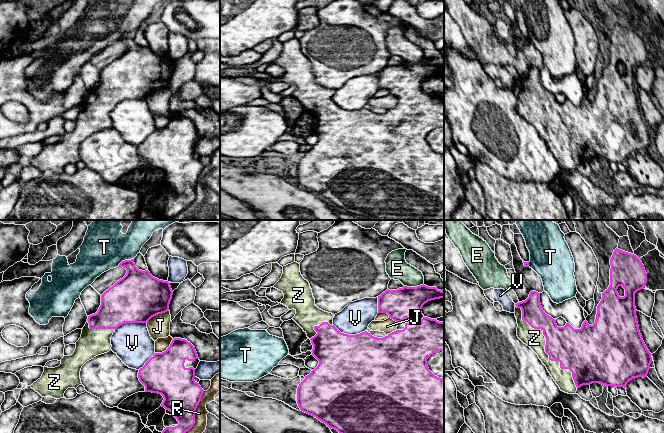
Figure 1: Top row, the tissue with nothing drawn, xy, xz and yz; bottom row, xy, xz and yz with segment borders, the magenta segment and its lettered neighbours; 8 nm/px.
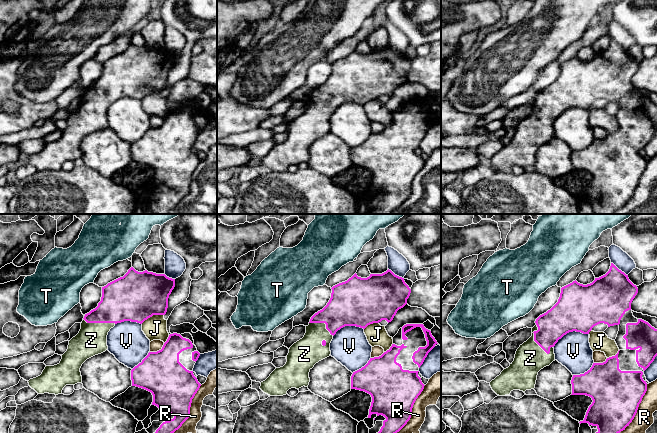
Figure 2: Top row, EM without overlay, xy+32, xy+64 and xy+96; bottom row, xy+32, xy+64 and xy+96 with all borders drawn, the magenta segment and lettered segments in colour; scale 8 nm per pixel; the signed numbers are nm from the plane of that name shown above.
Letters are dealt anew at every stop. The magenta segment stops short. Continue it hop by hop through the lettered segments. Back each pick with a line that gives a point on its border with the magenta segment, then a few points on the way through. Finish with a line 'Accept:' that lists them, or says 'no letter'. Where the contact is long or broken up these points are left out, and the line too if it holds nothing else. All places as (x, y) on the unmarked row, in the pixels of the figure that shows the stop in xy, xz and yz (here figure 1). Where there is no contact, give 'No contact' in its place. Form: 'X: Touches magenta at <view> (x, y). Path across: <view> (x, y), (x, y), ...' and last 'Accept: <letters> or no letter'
Z: Touches magenta at yz (545, 124)
Accept: Z

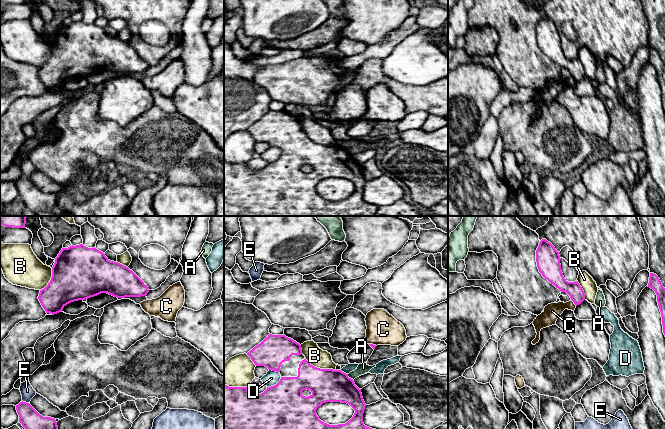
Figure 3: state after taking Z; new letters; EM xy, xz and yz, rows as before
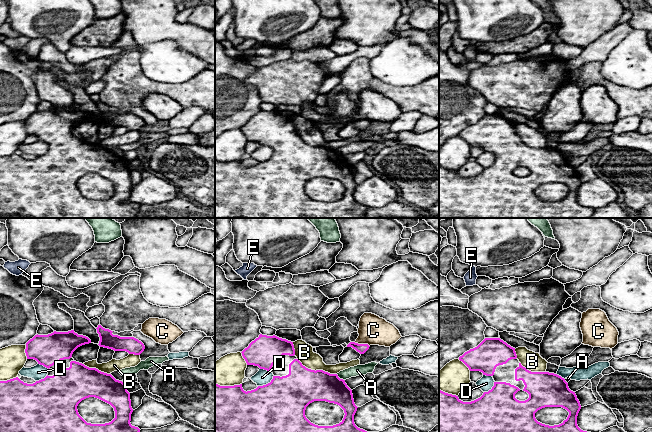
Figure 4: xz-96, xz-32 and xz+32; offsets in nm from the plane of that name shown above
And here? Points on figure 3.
Accept: no letter

